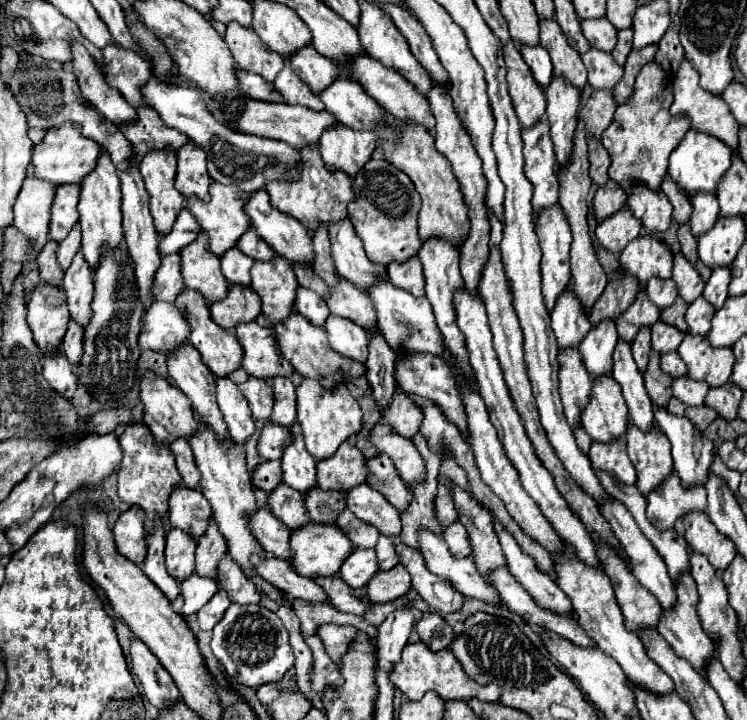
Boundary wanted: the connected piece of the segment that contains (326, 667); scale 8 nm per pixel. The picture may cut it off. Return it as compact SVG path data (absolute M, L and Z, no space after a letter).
M314 635L314 637L308 637L306 643L314 653L314 667L312 667L314 691L320 693L320 691L324 691L324 687L328 687L328 683L340 683L340 671L336 671L338 665L324 651L322 639L318 635Z

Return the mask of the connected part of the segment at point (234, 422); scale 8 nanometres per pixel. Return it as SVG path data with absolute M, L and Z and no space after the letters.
M228 377L216 379L216 395L218 395L220 411L224 413L224 421L228 423L230 437L234 439L234 443L244 445L246 439L256 429L248 401L244 399L240 389Z

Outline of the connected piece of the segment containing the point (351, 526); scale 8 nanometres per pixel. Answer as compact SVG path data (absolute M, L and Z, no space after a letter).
M342 511L340 517L336 519L336 525L348 535L348 539L352 543L356 543L356 547L364 547L364 549L374 549L380 537L380 531L376 531L376 527L364 523L362 519L356 519L356 515L352 515L352 511Z

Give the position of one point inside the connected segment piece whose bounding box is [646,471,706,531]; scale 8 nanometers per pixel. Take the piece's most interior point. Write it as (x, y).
(670, 501)

